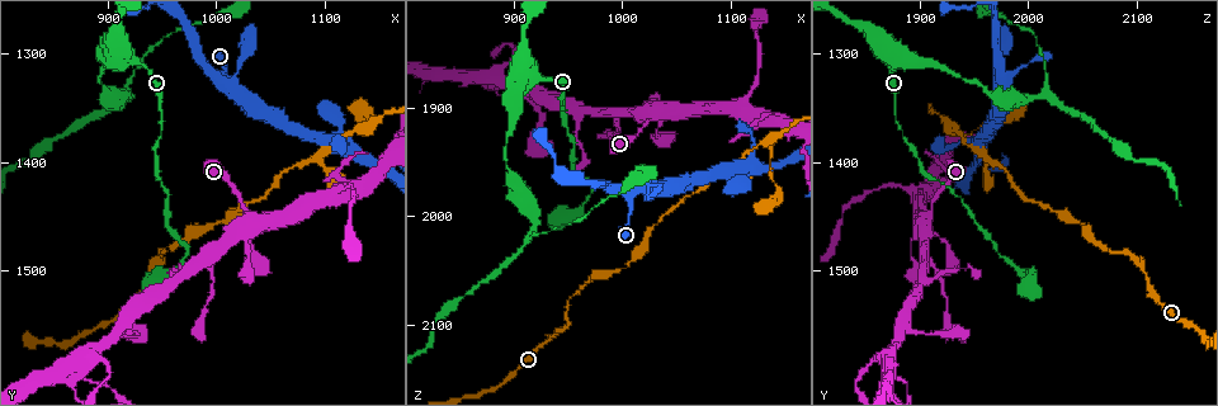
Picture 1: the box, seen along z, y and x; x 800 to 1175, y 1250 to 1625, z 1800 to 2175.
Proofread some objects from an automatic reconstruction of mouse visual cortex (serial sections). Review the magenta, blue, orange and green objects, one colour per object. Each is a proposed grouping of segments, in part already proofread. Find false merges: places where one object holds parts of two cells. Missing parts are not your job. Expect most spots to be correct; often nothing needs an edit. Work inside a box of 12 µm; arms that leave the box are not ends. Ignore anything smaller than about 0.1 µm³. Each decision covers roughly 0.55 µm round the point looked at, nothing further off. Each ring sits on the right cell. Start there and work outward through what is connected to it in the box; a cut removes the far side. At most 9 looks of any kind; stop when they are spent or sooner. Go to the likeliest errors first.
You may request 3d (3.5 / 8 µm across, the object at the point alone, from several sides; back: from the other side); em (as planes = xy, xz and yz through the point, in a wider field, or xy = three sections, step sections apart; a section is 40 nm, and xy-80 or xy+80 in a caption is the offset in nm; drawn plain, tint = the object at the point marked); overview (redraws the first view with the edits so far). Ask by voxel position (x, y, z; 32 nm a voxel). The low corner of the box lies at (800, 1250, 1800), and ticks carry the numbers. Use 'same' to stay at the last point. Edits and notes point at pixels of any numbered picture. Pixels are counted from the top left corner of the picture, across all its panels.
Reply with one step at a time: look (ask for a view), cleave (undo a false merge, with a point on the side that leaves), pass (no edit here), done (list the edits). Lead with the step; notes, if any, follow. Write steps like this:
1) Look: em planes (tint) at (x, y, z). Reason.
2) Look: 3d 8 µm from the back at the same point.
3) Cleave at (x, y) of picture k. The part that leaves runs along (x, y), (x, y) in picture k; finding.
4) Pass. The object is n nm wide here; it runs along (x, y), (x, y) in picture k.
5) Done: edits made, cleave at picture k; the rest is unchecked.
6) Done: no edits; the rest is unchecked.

Look: 3d 3.5 µm at (920, 1304, 1872). Looks like a crossing.

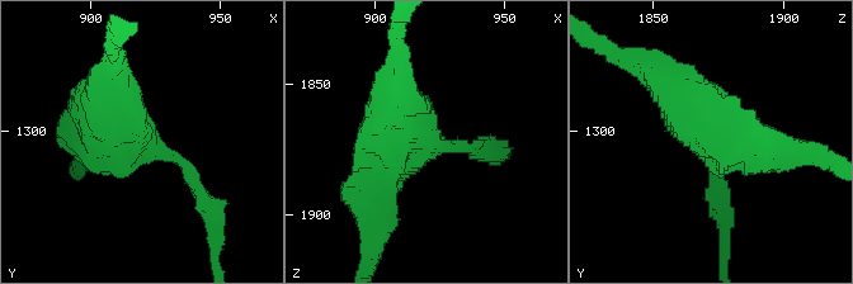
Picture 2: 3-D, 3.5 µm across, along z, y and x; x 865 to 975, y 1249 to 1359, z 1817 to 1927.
Look: em xy step 1 (tint) at (921, 1305, 1874).

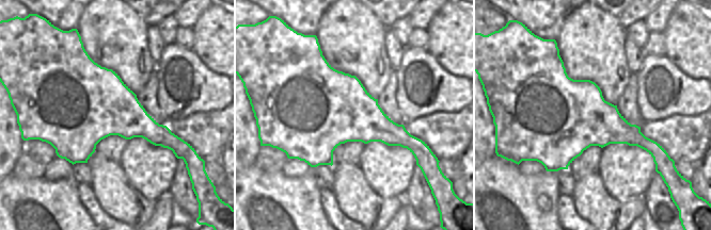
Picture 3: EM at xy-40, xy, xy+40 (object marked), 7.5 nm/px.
Pass. 4 arms meet here; the arms are 150, 500, 500, 600 nm wide; it runs along (486, 151), (405, 147), (381, 199) in picture 2; continuous, no second cell.

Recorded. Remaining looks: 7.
Look: 3d 3.5 µm at (920, 1340, 2014). Abrupt turn.

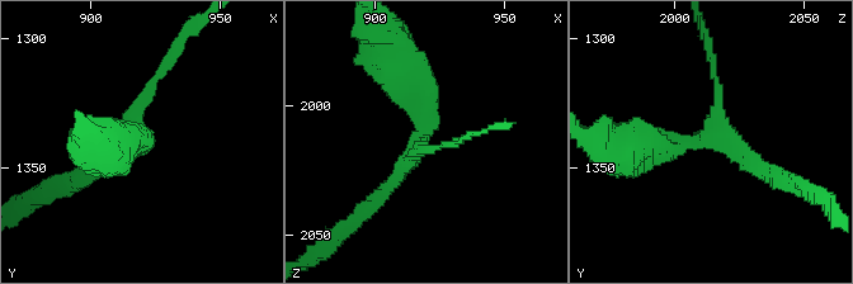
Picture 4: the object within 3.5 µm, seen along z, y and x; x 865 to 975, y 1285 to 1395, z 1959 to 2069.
Look: em xy step 3 (tint) at (918, 1339, 2015).

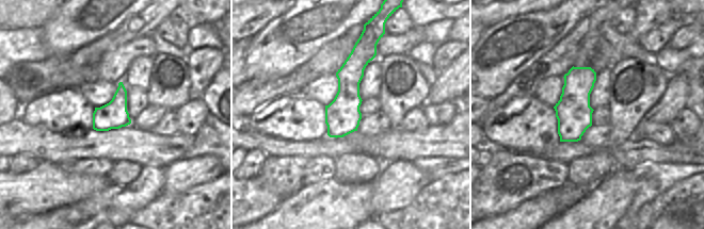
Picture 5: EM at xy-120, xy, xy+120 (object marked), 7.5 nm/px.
Pass. 3 arms meet here; it runs along (640, 143), (734, 140), (769, 171) in picture 4; all the same cell.

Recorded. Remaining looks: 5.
Look: 3d 3.5 µm at (1134, 1370, 1932). Three-way junction.

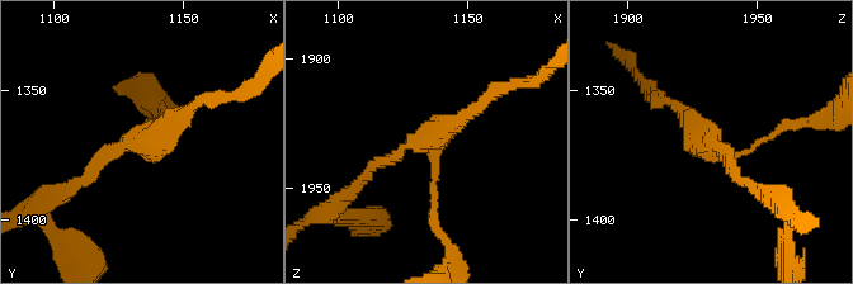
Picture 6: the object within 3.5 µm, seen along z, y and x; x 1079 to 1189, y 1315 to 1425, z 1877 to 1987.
Pass. It runs along (83, 179), (149, 128) in picture 6; one cell here.

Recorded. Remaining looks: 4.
Look: 3d 3.5 µm at (1028, 1454, 1902). Four or more arms meet.

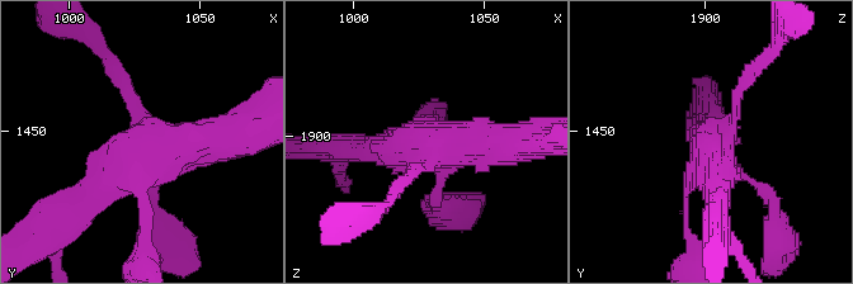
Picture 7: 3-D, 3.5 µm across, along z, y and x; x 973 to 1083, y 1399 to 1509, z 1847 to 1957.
Look: em xy step 2 (tint) at (1030, 1455, 1904).

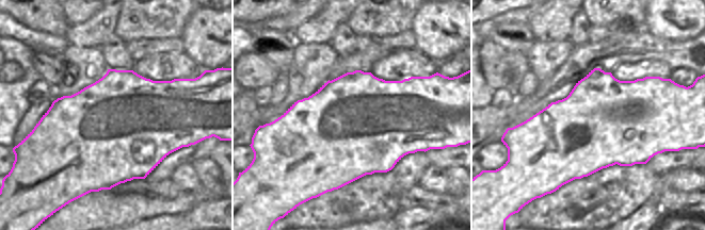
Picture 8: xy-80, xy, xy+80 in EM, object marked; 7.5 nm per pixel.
Look: em xy step 3 (tint) at the same point. Another direction.

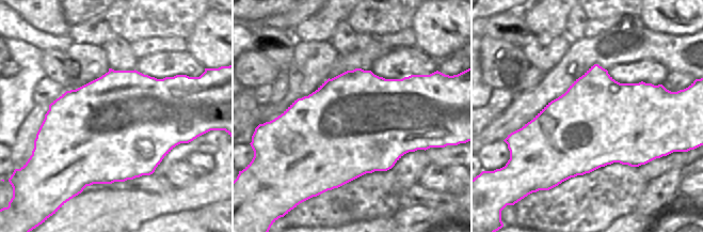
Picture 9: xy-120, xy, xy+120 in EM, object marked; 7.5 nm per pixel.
Pass. The object is 750 nm wide here; it runs along (121, 74), (147, 143), (81, 206) in picture 7; one cell here.

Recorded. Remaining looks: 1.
Done: no edits; the rest is unchecked.

